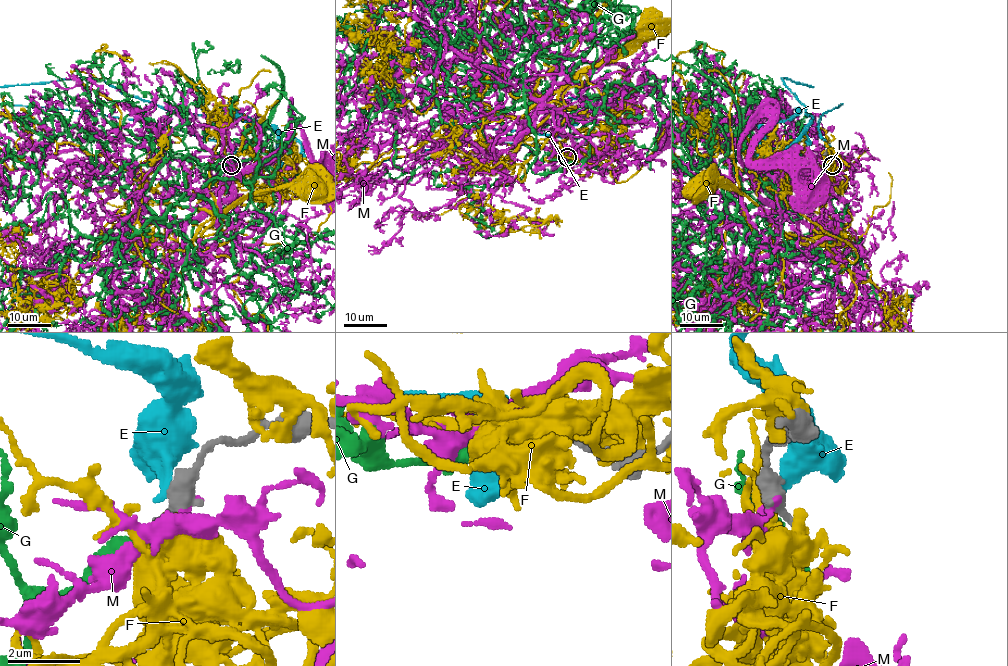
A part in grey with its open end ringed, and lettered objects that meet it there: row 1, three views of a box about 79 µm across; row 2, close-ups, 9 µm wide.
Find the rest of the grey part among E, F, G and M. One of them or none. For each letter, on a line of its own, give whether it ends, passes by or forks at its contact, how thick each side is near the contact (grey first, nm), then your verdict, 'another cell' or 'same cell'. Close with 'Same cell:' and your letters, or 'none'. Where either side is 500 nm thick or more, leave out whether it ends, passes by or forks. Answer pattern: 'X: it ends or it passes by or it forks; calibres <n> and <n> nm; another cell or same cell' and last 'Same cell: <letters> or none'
E: it ends; calibres 400 and 360 nm; another cell
F: it passes by; calibres 240 and 360 nm; another cell
G: it ends; calibres 180 and 440 nm; same cell
M: it ends; calibres 400 and 260 nm; another cell
Same cell: G

